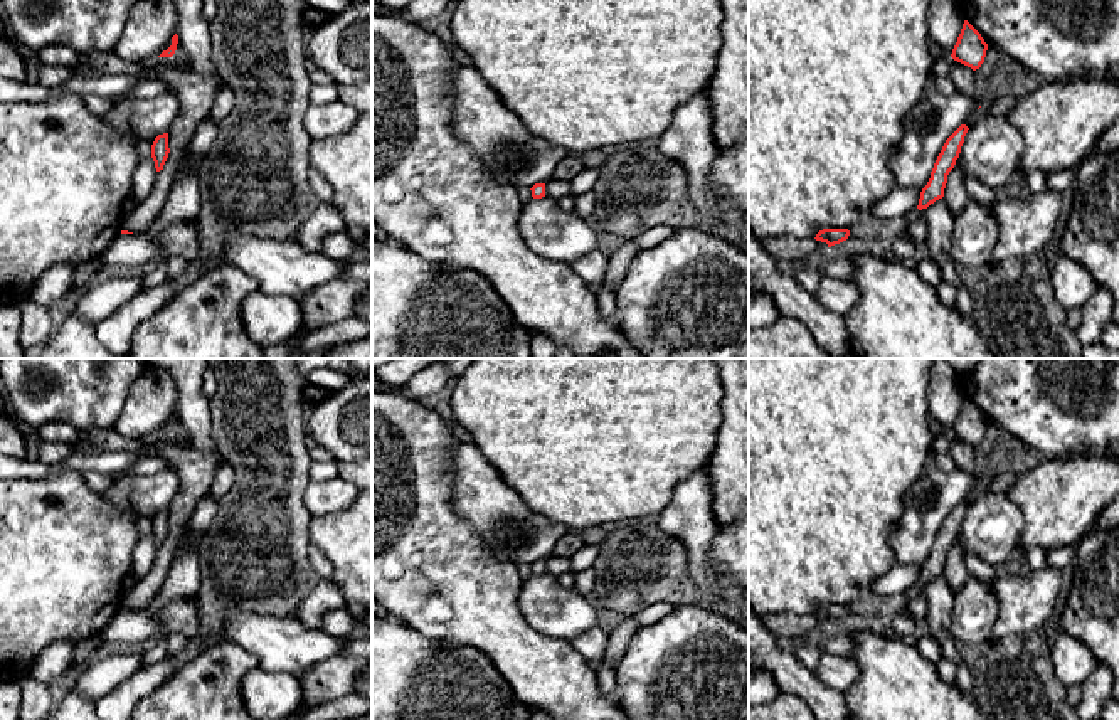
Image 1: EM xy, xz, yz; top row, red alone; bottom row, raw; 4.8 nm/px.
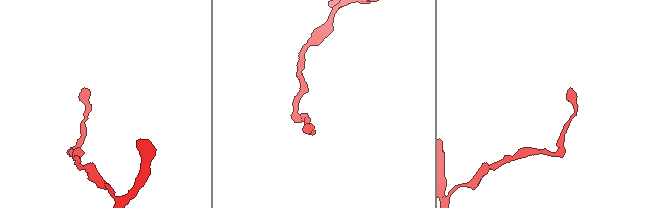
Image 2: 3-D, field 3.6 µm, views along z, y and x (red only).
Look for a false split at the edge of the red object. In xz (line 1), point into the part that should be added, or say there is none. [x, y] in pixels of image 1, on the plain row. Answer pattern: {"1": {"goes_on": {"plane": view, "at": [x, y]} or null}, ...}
{"1": {"goes_on": null}}

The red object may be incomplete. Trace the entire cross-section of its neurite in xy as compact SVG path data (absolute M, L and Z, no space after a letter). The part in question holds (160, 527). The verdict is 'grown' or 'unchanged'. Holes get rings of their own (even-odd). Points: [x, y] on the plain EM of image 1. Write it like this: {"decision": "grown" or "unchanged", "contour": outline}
{"decision": "unchanged", "contour": "M168 510L158 511L151 521L151 535L155 538L156 548L163 547L168 530Z"}

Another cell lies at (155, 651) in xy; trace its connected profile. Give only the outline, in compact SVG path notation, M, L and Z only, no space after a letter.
M167 634L155 638L148 646L143 648L141 668L156 664L167 656Z

